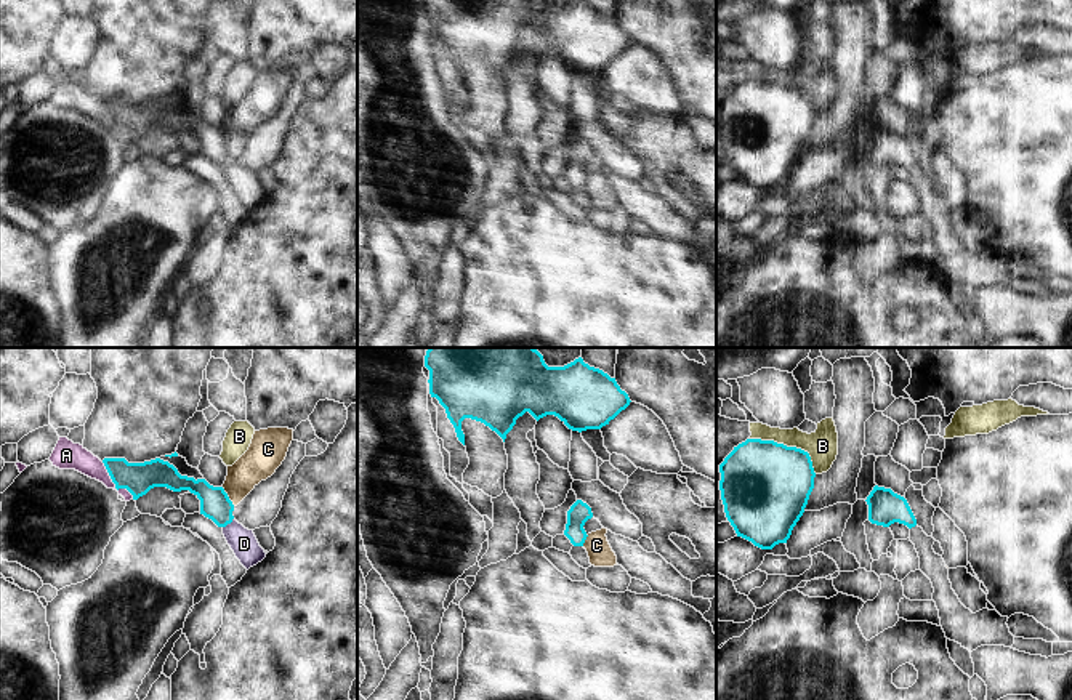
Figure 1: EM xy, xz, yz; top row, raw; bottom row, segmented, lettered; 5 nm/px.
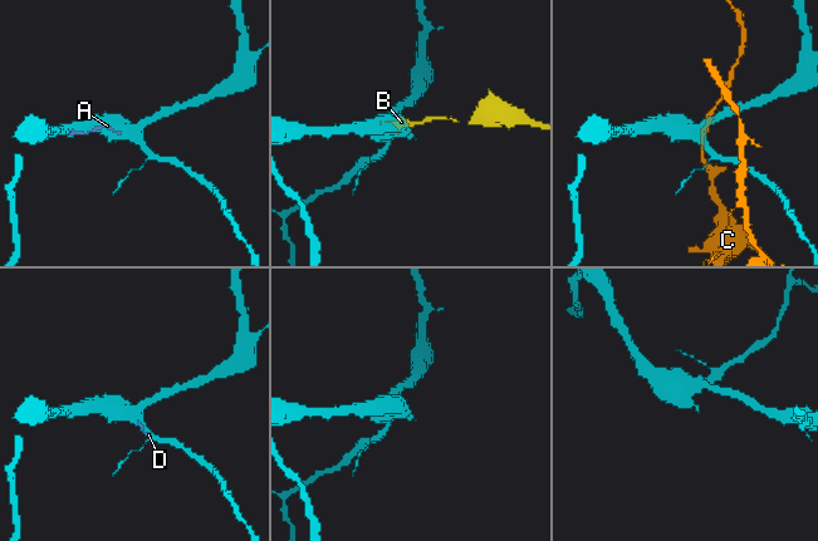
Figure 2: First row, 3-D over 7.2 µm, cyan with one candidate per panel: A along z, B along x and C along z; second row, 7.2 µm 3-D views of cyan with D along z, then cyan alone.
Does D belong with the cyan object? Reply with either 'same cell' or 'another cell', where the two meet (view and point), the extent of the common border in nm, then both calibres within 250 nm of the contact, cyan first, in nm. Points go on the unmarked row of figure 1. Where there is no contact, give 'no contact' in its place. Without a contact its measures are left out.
same cell; meets cyan in xy at (228, 164); contact 80 nm long; 150 nm thick on the cyan side, 140 nm on the other

